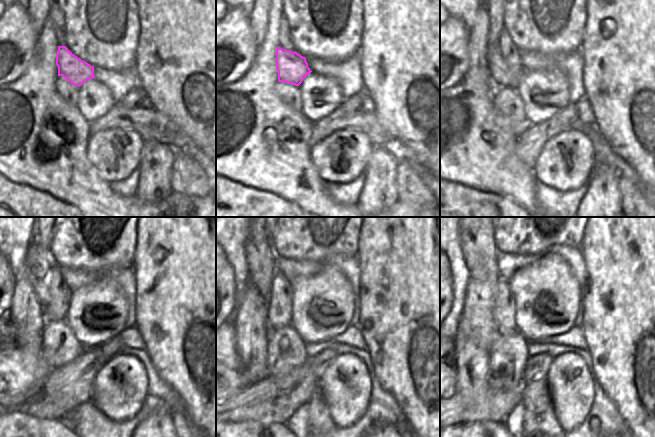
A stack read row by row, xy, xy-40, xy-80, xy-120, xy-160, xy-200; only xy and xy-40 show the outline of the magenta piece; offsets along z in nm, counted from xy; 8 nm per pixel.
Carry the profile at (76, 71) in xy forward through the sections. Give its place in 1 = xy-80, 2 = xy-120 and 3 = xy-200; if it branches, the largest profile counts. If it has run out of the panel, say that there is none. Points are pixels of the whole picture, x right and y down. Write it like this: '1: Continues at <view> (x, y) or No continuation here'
1: Continues at xy-80 (500, 73)
2: Continues at xy-120 (39, 266)
3: Continues at xy-200 (482, 265)

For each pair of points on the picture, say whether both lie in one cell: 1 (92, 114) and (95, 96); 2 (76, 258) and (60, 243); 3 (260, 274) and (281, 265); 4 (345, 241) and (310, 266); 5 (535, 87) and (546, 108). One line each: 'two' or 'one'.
1: one
2: one
3: two
4: two
5: one

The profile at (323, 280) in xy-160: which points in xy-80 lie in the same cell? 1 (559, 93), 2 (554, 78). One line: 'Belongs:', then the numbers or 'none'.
Belongs: 1, 2

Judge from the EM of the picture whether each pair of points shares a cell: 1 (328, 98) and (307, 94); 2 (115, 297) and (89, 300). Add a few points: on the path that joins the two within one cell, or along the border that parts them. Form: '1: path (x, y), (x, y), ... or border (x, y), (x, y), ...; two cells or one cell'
1: path (327, 91), (326, 88), (313, 87); one cell
2: path (109, 300), (95, 300); one cell

